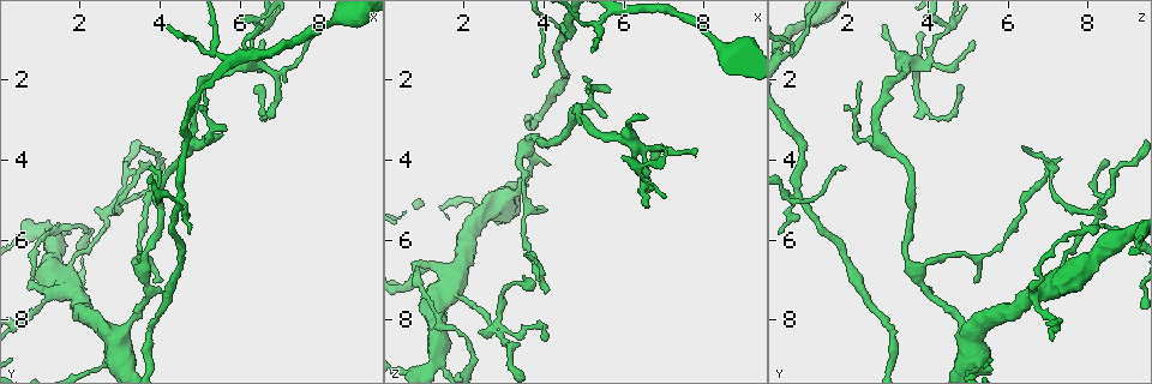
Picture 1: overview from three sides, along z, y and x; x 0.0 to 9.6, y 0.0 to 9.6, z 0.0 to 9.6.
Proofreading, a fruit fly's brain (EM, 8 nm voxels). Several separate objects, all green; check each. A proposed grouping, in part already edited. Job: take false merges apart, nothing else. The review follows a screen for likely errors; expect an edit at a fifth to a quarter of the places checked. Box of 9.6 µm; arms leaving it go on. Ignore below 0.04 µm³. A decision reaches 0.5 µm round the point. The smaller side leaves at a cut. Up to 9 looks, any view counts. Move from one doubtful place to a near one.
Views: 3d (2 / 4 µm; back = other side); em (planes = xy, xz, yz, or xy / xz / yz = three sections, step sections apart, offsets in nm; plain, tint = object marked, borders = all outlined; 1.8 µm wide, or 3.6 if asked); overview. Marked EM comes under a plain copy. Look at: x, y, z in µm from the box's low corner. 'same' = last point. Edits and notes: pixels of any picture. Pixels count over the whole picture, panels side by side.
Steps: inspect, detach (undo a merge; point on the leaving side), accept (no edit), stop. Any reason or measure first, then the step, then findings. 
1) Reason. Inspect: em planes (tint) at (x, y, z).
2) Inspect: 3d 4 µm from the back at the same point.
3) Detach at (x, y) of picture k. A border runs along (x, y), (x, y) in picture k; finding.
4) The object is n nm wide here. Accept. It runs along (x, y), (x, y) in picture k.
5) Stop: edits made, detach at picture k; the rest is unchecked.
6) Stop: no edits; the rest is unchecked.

Arms part here. Inspect: em xy step 16 (borders) at (4.50, 4.90, 0.80).

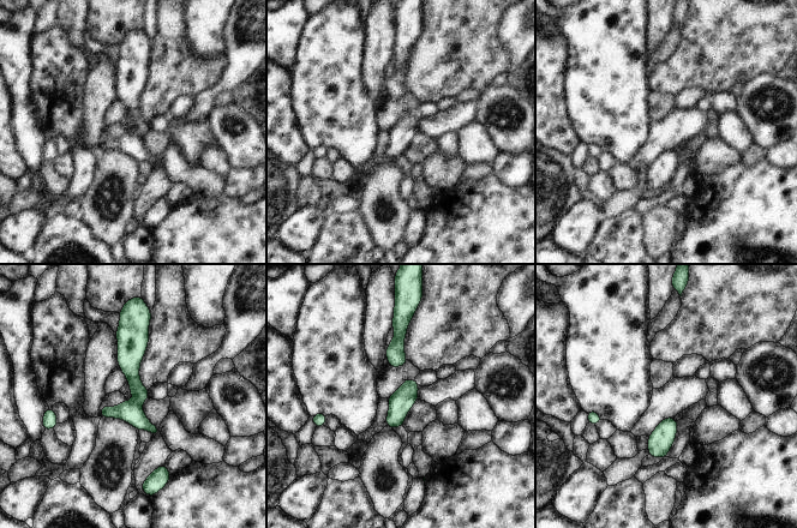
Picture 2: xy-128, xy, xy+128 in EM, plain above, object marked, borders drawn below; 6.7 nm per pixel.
Inspect: em xz step 16 (borders) at the same point.

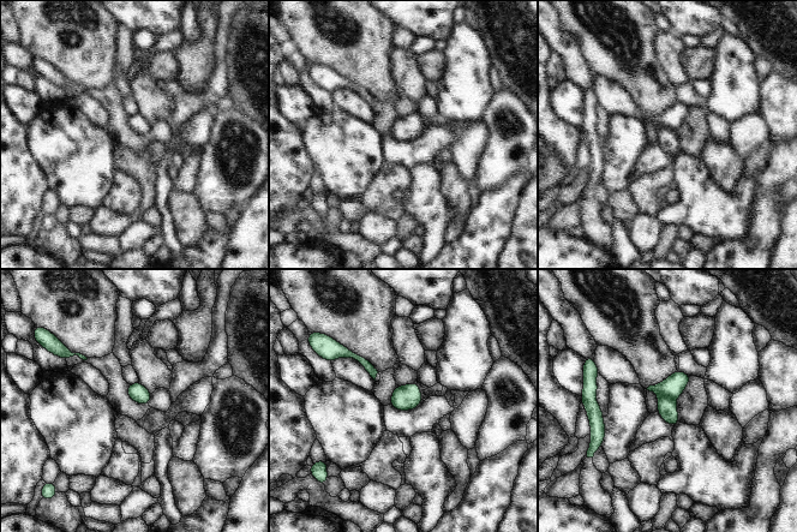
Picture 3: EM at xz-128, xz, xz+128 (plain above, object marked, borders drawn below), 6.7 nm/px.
The object is 120 nm wide here. Detach at (672, 387) of picture 3. A border runs along (660, 395), (667, 395), (673, 399) in picture 3; two neurons meet here.

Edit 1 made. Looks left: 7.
Redraw. Inspect: overview.

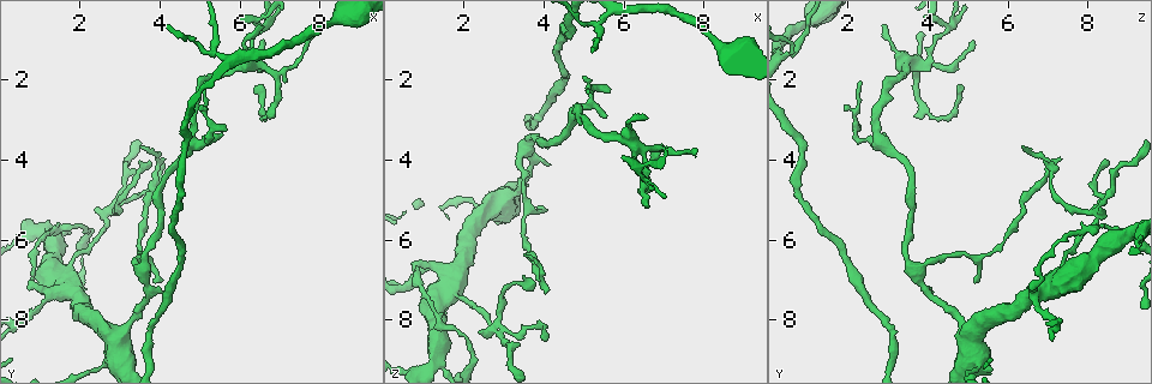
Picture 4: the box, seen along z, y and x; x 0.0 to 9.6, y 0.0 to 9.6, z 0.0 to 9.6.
A fork. Inspect: 3d 2 µm at (5.25, 1.35, 0.60).

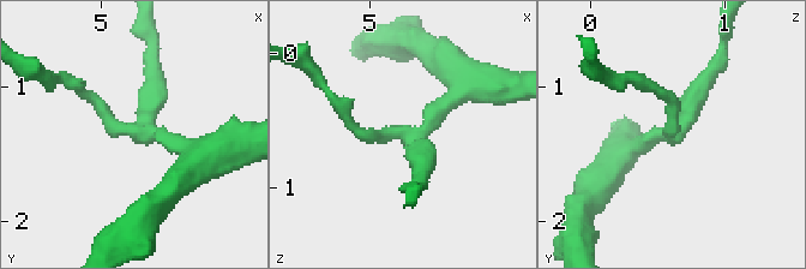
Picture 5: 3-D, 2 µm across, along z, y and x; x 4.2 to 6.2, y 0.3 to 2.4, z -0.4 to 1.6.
3 arms meet here; now the EM. Inspect: em xz step 4 (tint) at (5.30, 1.34, 0.62).

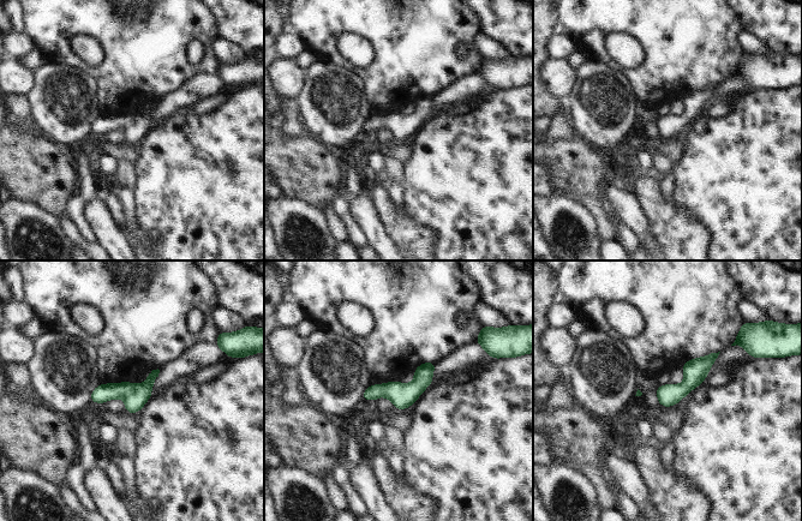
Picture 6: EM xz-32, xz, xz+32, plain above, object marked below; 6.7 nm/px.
Cut it another way. Inspect: em planes (borders) at the same point.

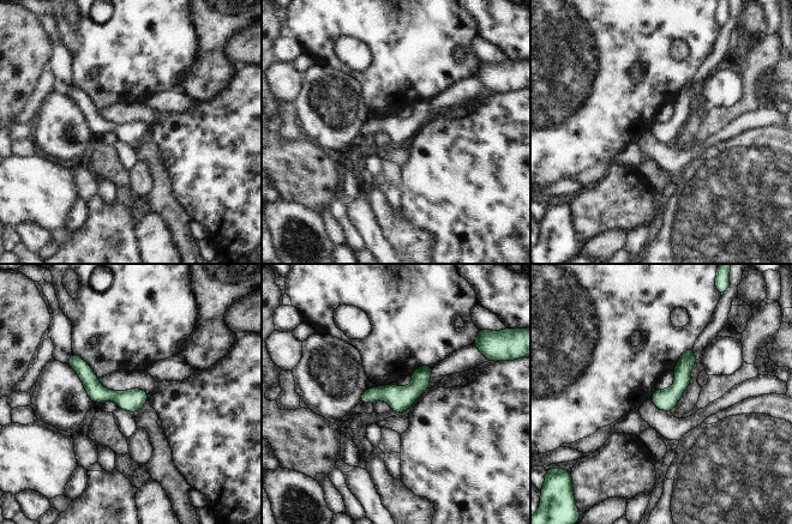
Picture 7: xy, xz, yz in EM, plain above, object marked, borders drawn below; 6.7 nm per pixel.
Accept. It runs along (71, 360), (103, 395), (145, 397) in picture 7; one neuron here.

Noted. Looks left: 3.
Three-way junction. Inspect: em xy step 8 (tint) at (3.55, 6.80, 3.70).

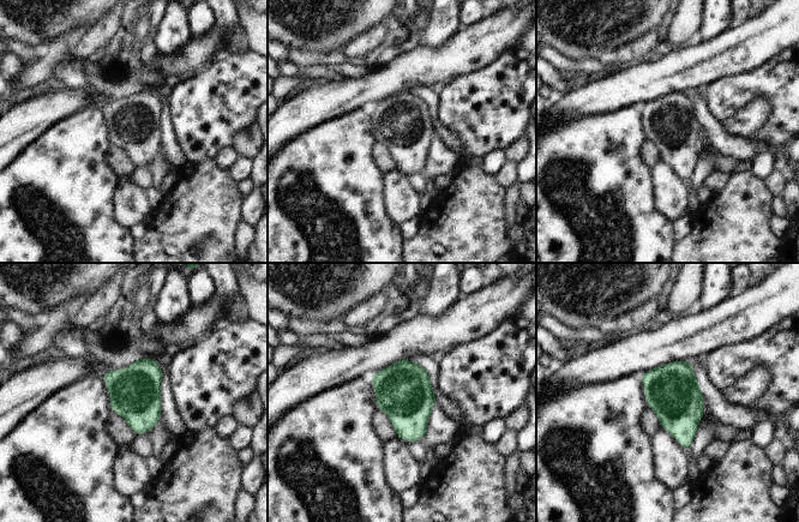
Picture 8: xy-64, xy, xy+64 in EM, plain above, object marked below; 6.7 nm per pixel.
Inspect: em planes (tint) at the same point.

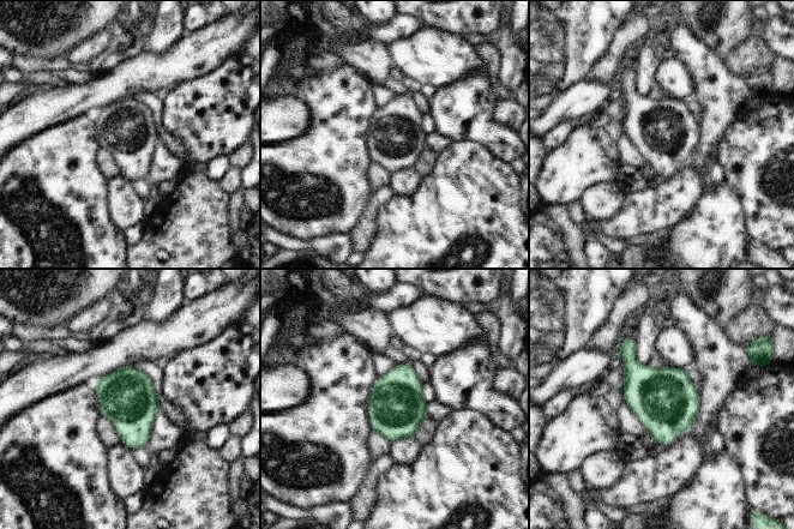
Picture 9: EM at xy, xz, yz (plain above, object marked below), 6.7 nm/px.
Accept. Continuous, no second neuron.

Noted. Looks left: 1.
Stop: edits made, detach at picture 3; the rest is unchecked.

